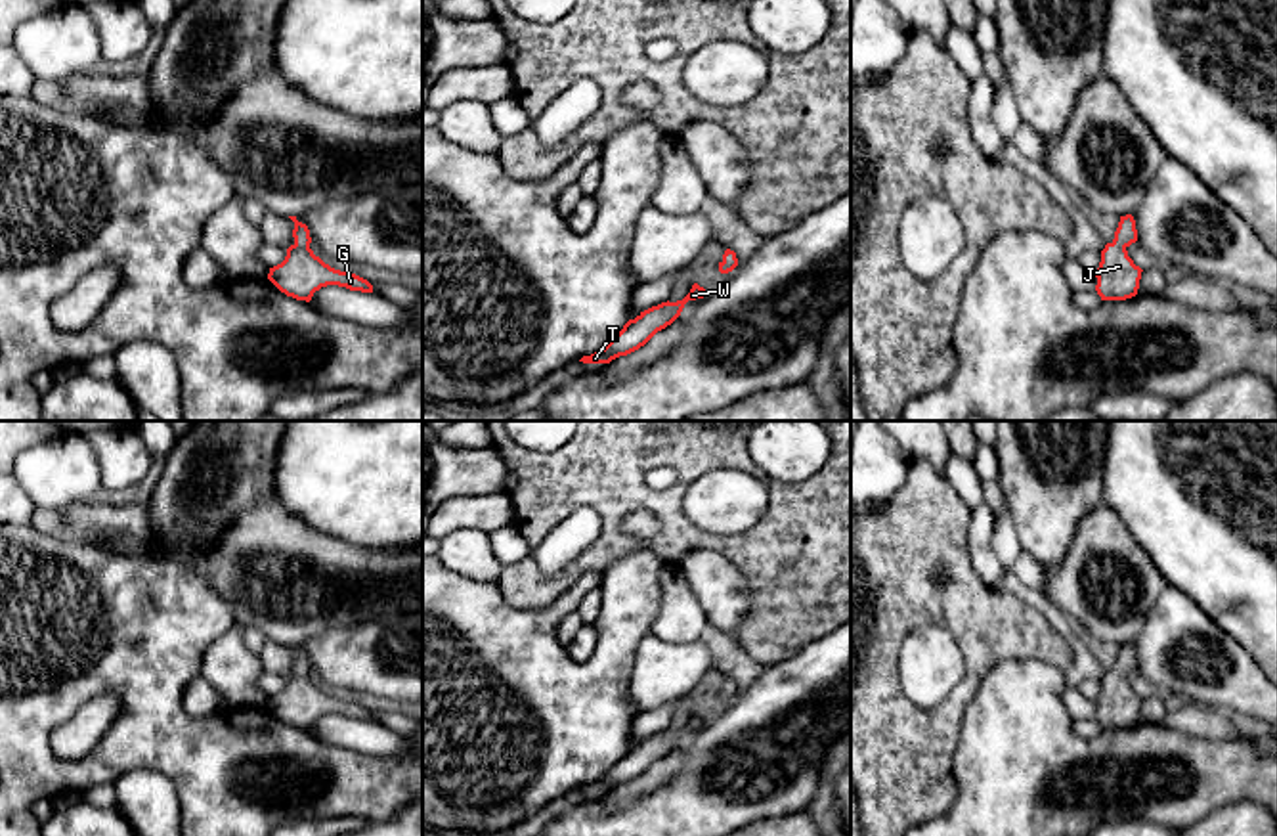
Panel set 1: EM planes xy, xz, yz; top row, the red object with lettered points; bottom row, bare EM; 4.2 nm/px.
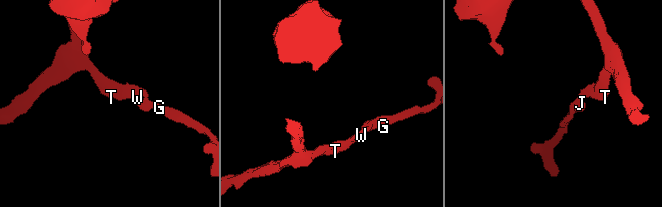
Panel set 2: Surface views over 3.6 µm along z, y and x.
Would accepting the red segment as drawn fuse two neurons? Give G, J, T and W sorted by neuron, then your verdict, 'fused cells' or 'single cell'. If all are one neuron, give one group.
G J T W; single cell

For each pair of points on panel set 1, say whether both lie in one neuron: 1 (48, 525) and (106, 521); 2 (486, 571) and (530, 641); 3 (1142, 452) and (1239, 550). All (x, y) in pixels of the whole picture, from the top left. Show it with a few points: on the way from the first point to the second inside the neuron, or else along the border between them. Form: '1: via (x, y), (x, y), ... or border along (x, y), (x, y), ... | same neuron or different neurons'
1: via (62, 525), (92, 523) | same neuron
2: border along (448, 569), (496, 582) | different neurons
3: via (1168, 479), (1184, 502), (1212, 523) | same neuron

